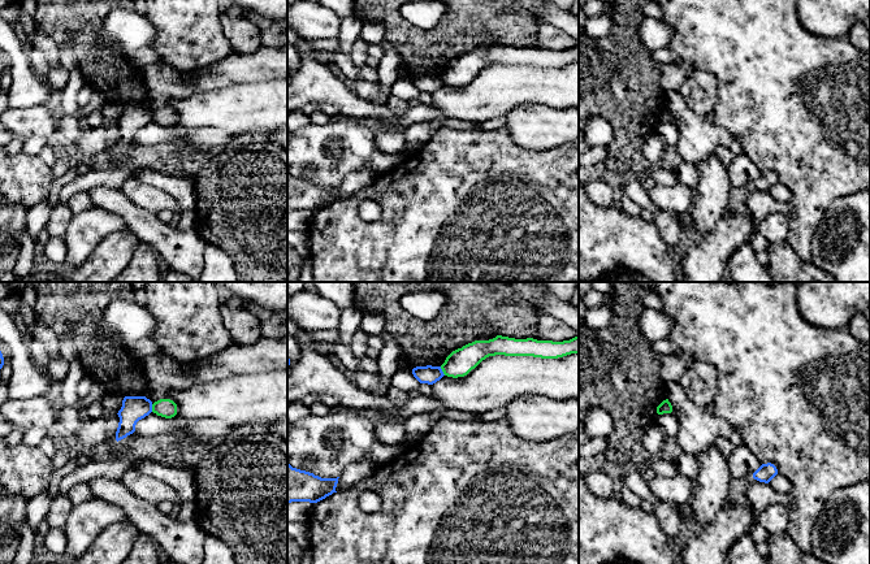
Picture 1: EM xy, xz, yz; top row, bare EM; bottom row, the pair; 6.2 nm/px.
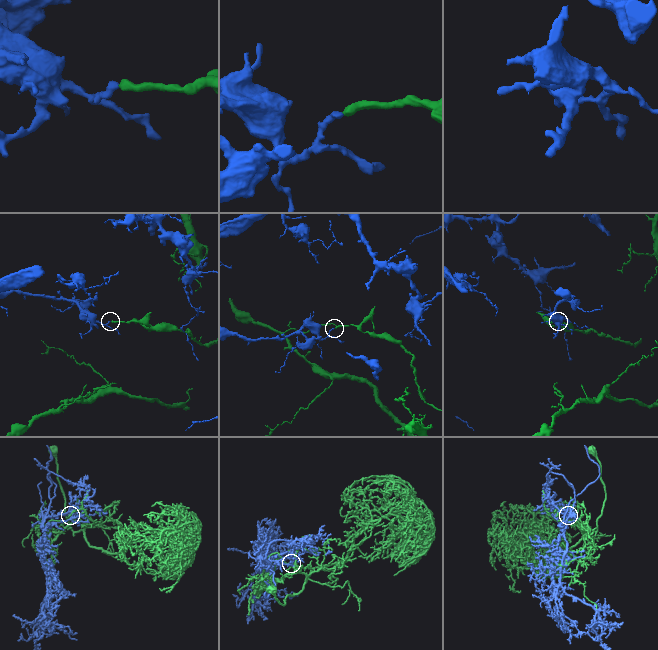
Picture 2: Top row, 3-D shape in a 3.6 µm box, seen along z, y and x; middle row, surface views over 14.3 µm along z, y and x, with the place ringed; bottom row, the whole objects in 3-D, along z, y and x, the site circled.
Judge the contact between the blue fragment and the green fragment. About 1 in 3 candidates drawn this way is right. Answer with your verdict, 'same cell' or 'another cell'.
another cell

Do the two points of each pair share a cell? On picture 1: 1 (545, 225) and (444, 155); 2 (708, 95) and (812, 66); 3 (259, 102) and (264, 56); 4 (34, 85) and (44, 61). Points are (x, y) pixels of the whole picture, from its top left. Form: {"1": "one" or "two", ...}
{"1": "one", "2": "two", "3": "two", "4": "two"}

